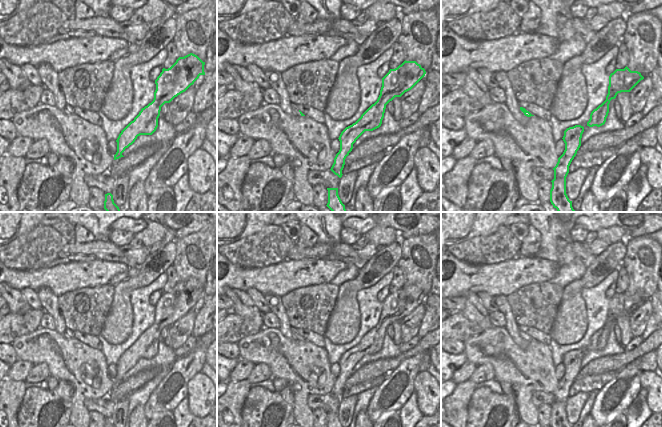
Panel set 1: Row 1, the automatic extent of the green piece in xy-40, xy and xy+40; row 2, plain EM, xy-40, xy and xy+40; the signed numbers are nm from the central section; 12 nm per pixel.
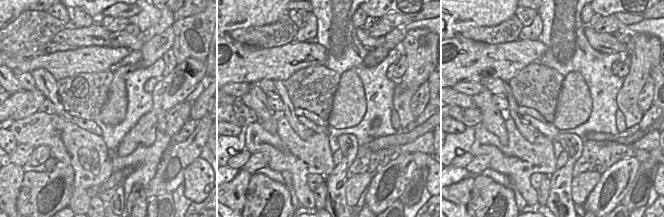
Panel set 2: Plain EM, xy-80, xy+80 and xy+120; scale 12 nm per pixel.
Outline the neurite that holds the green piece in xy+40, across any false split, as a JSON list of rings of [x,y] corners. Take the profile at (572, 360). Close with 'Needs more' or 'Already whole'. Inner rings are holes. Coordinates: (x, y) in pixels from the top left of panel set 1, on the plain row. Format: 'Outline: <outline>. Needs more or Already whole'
Outline: [[[581,349],[569,351],[564,355],[562,363],[565,367],[565,374],[553,392],[554,403],[551,405],[552,412],[550,414],[551,427],[572,427],[566,418],[566,401],[569,397],[569,390],[581,370],[583,356],[584,351]]]. Already whole

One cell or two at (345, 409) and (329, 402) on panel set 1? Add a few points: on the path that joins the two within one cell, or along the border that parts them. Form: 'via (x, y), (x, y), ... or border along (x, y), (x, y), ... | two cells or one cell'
border along (341, 402), (337, 411) | two cells

